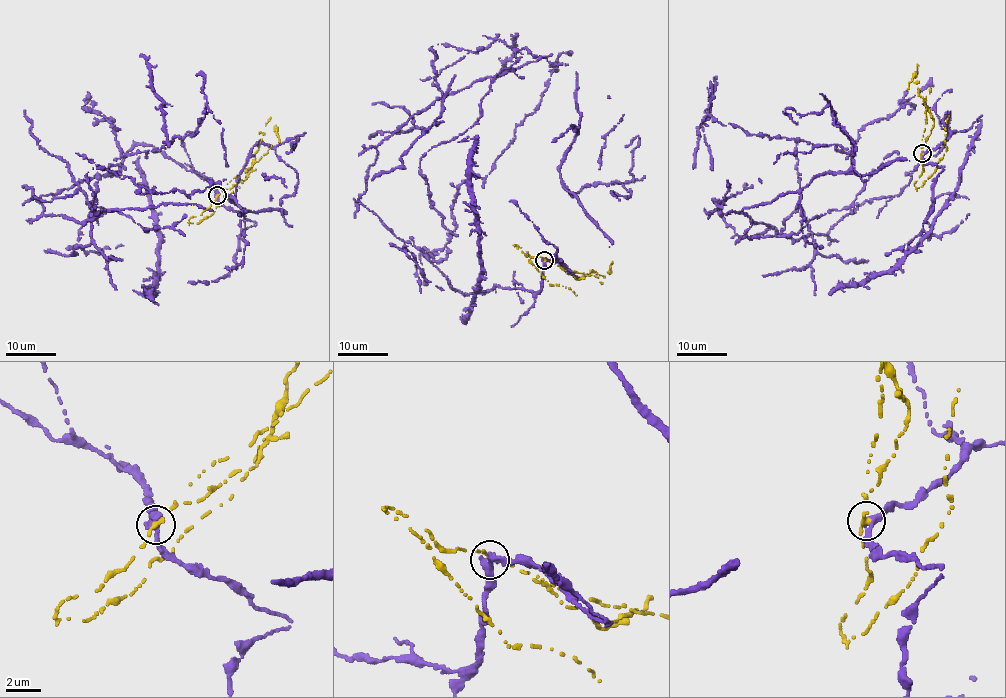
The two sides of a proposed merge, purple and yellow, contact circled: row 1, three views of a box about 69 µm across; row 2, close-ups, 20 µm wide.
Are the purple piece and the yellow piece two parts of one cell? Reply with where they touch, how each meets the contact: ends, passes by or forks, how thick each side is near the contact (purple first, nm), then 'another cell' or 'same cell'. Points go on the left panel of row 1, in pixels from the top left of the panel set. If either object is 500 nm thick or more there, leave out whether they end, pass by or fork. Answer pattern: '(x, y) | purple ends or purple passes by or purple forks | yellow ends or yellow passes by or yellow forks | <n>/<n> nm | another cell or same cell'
(217, 195) | purple passes by | yellow passes by | 360/240 nm | another cell

